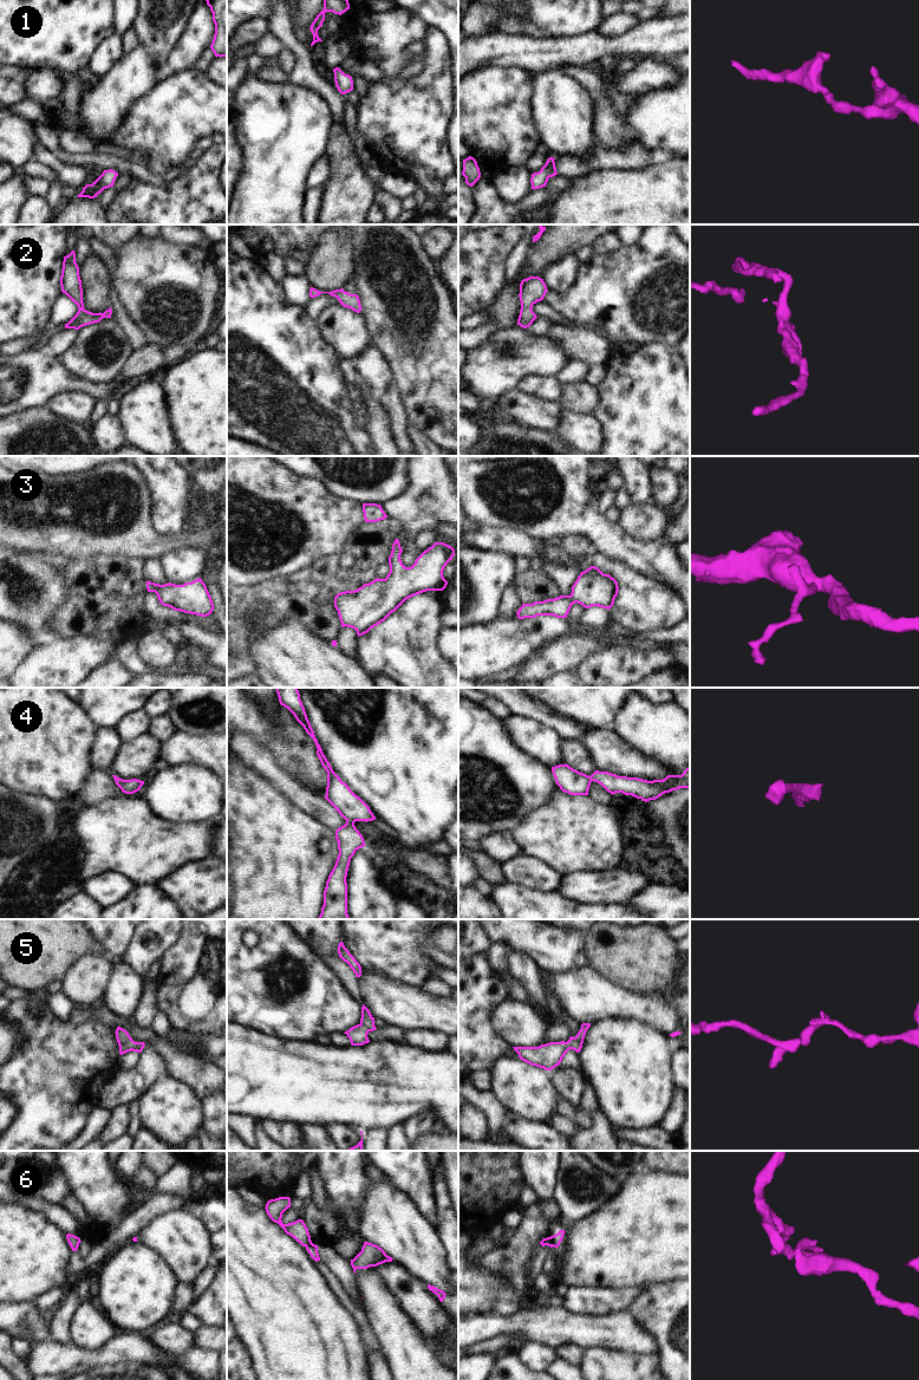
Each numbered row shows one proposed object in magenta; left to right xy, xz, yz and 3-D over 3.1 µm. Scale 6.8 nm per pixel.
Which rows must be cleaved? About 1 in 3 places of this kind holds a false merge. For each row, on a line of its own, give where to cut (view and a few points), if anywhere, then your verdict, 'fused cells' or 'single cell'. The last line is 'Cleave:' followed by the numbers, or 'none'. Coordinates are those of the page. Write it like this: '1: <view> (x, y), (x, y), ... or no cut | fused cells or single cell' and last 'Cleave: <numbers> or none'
1: no cut | single cell
2: no cut | single cell
3: no cut | single cell
4: no cut | single cell
5: no cut | single cell
6: yz (549, 1237), (553, 1245) | fused cells
Cleave: 6

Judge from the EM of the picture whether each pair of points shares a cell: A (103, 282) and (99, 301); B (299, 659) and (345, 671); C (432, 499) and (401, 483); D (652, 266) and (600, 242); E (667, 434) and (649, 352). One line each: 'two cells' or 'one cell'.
A: one cell
B: one cell
C: two cells
D: two cells
E: one cell

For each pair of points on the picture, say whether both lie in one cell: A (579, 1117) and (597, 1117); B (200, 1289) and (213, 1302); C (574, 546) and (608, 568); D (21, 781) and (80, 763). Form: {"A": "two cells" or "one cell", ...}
{"A": "two cells", "B": "two cells", "C": "two cells", "D": "one cell"}

